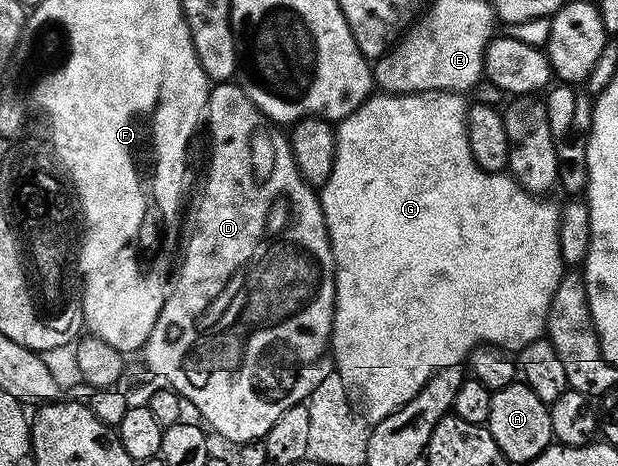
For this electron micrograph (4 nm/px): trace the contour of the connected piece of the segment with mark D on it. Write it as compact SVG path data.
M221 82L210 91L209 106L207 109L207 128L208 124L209 132L213 135L213 161L209 164L209 181L205 184L205 197L201 200L201 213L197 216L197 229L194 230L193 237L190 238L189 245L185 248L185 261L183 261L182 264L180 261L179 272L181 268L181 277L179 277L178 280L176 277L175 287L168 293L165 308L161 311L159 322L155 326L155 330L149 339L147 345L147 353L149 352L147 363L149 367L153 369L154 377L160 378L160 376L165 376L164 383L172 388L186 405L193 404L194 410L202 416L200 419L204 421L210 429L213 427L223 439L230 440L234 446L240 446L242 444L256 444L264 441L266 434L275 426L275 422L279 422L279 418L283 418L283 414L287 414L287 410L291 410L293 405L302 399L301 391L303 391L305 387L307 387L306 389L310 387L309 367L311 367L324 352L326 355L333 338L333 319L336 318L337 314L337 259L333 253L333 239L329 236L329 224L325 219L322 197L318 195L318 193L317 196L313 193L316 192L314 185L310 184L309 181L305 179L304 173L301 172L301 167L297 164L297 159L293 156L292 143L287 139L286 133L284 136L284 134L261 113L260 106L237 85L237 82Z

